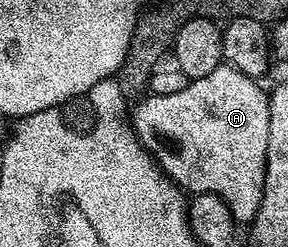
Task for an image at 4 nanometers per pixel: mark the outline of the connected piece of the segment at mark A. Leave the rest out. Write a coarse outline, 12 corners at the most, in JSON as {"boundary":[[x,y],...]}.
{"boundary":[[221,63],[141,96],[130,124],[164,174],[256,218],[268,93]]}

